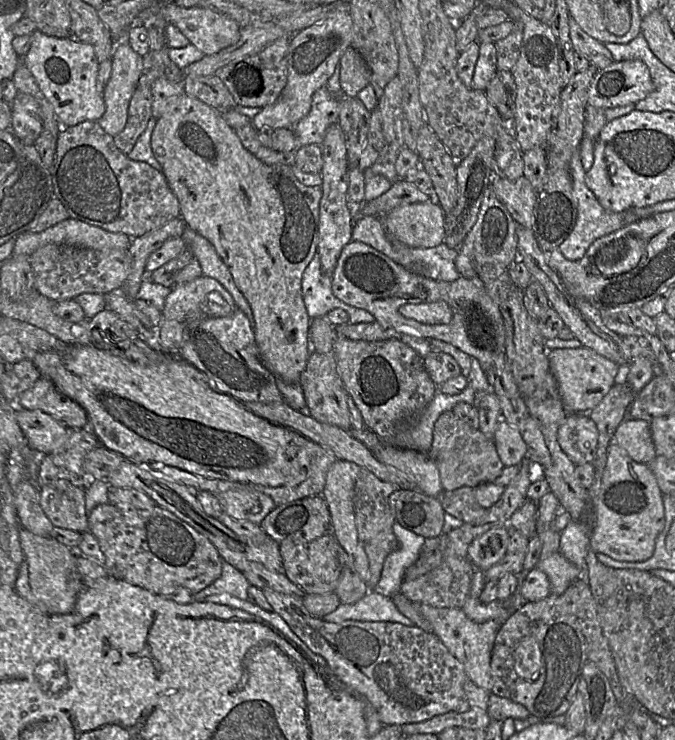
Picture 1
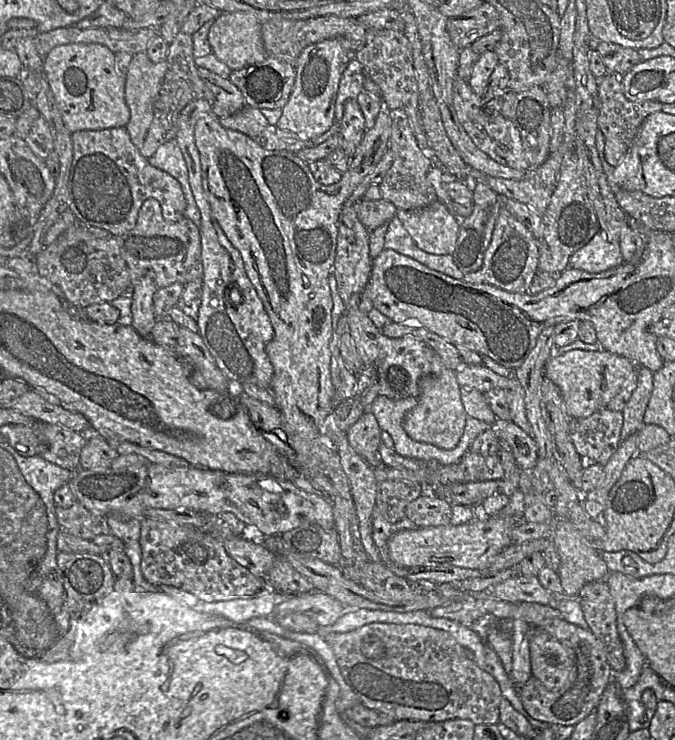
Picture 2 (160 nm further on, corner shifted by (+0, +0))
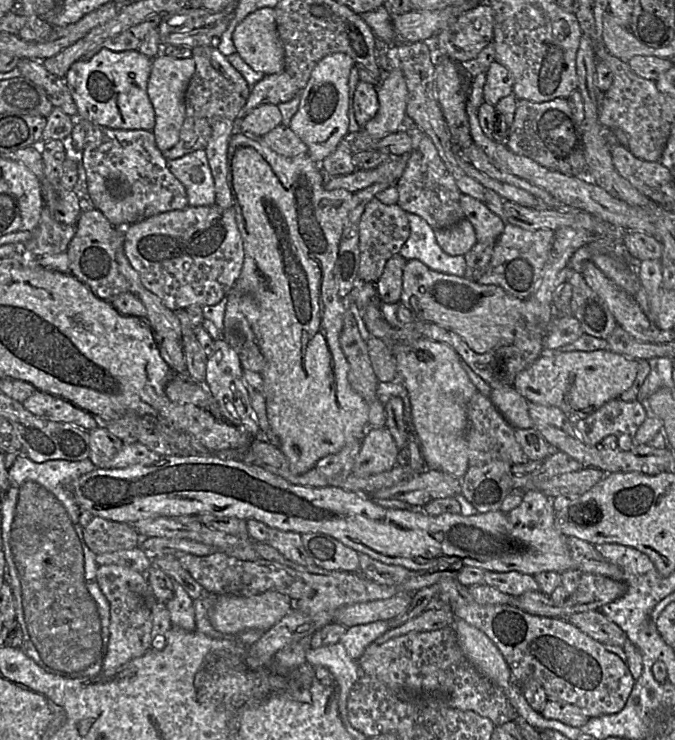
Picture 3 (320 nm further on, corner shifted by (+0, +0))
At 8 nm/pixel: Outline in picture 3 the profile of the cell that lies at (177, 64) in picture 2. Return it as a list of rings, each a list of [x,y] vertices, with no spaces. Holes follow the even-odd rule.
[[[210,47],[192,48],[191,58],[195,62],[195,72],[185,92],[186,117],[177,144],[162,151],[167,160],[178,159],[198,150],[204,150],[212,135],[212,118],[221,117],[237,120],[249,97],[245,98],[241,88],[220,74],[211,64]]]

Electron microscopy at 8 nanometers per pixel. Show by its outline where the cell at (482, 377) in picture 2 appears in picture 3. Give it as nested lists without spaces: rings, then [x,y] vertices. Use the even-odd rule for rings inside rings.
[[[608,348],[541,355],[515,378],[513,388],[529,402],[556,407],[575,419],[586,418],[619,396],[633,384],[639,361]]]

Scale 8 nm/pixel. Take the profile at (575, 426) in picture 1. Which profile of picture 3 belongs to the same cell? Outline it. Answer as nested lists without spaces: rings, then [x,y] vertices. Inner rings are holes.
[[[616,398],[606,402],[590,416],[575,419],[575,429],[587,445],[593,446],[607,436],[614,436],[620,450],[630,451],[636,446],[636,432],[648,415],[646,404]]]

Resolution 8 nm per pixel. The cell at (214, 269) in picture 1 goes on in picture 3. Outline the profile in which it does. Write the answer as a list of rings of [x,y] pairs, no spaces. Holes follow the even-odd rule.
[[[204,150],[167,160],[167,166],[185,187],[189,206],[210,206],[215,203],[215,183]]]

